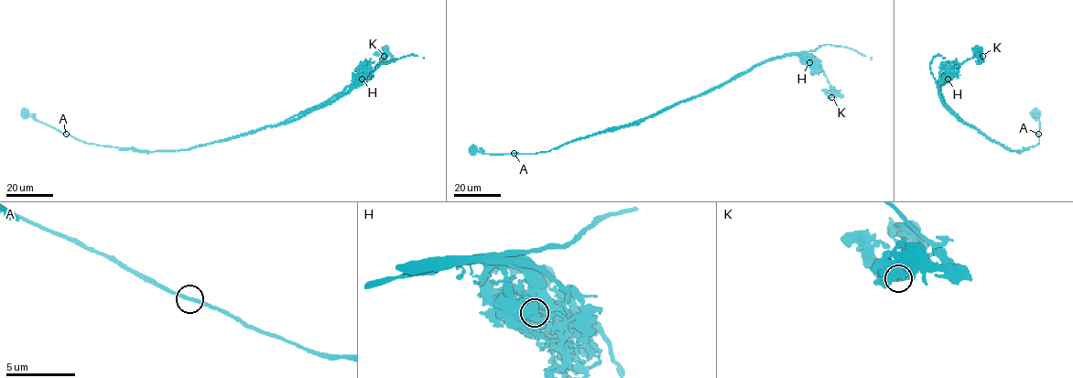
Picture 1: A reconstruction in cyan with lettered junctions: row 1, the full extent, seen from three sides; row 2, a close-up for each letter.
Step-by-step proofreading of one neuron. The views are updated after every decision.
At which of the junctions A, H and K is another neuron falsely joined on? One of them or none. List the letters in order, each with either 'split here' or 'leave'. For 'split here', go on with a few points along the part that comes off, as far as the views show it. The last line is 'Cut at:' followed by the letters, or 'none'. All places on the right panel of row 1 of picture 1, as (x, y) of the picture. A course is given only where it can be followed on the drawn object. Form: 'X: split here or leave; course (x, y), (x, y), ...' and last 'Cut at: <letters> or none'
A: leave
H: split here; course (948, 79), (938, 82), (939, 96), (960, 120), (1005, 149), (1021, 152), (1029, 148)
K: leave
Cut at: H

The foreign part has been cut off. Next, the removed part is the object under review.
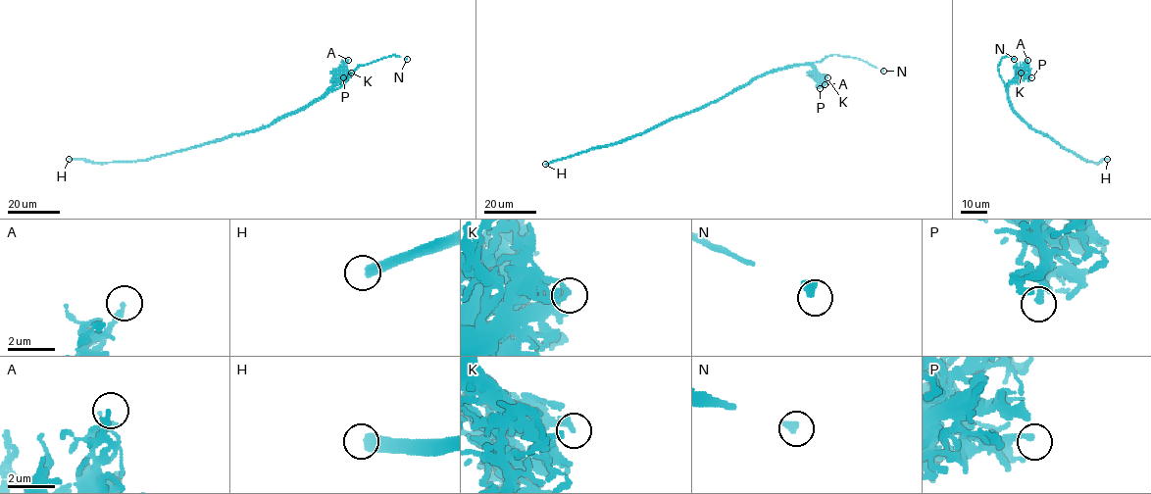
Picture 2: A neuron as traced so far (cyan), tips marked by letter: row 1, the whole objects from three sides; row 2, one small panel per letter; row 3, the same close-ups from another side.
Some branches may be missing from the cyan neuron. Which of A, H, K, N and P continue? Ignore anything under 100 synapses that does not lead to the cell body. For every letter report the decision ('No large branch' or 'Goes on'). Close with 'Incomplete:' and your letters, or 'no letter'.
A: No large branch
H: Goes on
K: No large branch
N: Goes on
P: No large branch
Incomplete: H, N

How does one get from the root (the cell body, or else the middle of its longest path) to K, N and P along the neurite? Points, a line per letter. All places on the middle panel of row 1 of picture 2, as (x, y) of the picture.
K: (723, 98), (759, 76), (792, 66), (810, 65), (827, 77)
N: (723, 98), (759, 76), (792, 66), (820, 62), (835, 54), (861, 60), (883, 71)
P: (723, 98), (759, 76), (802, 65), (814, 69), (820, 77), (820, 88)

